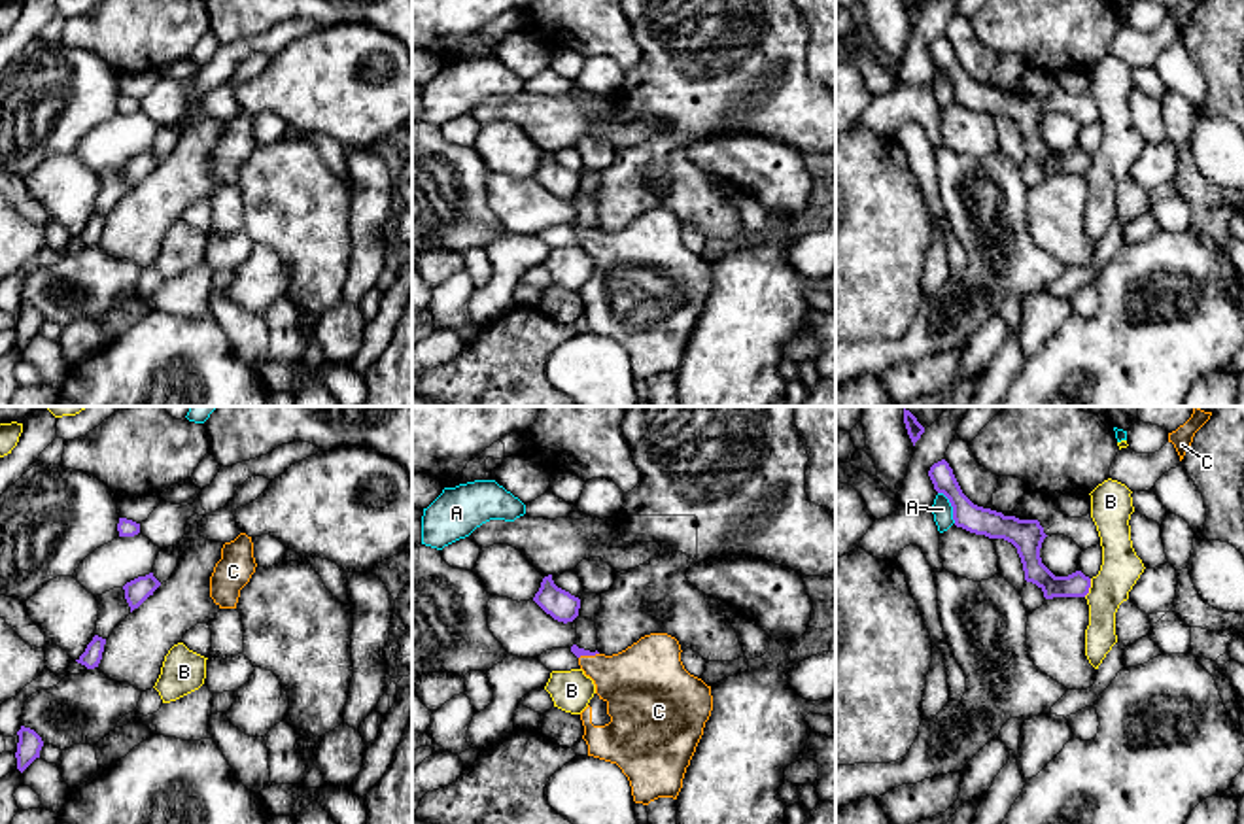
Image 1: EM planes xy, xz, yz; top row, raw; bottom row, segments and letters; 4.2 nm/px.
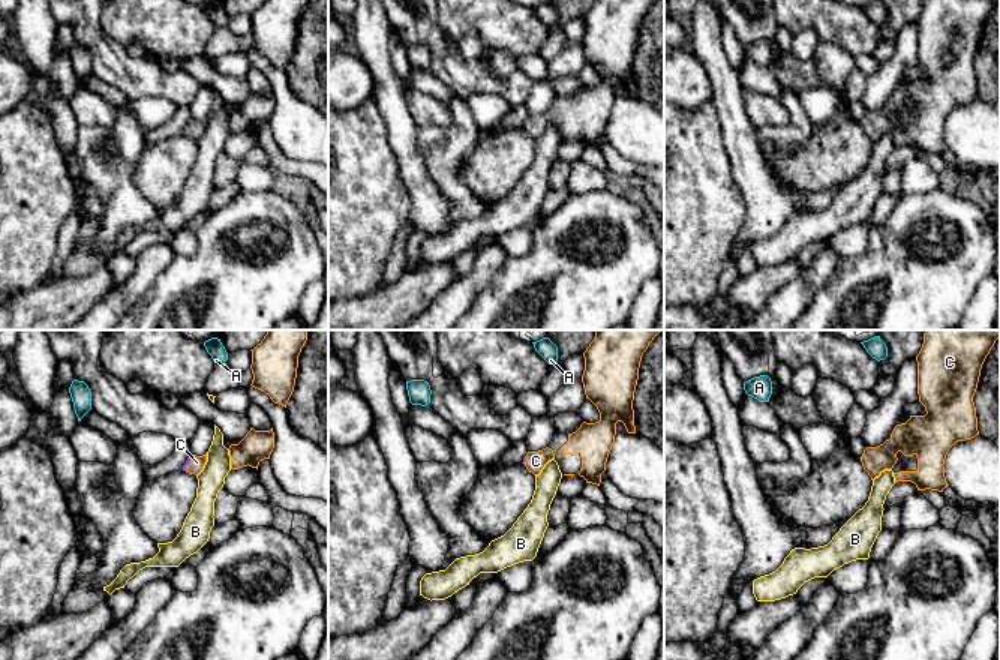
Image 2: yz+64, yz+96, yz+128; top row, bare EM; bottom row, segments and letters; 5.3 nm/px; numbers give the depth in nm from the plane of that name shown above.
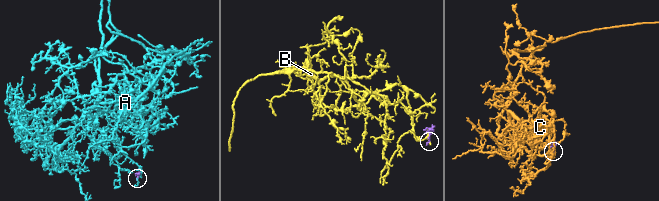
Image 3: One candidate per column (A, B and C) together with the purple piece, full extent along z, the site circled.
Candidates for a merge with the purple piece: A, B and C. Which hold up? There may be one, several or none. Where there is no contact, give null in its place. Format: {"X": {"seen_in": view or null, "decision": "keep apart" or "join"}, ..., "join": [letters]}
{"A": {"seen_in": "yz", "decision": "keep apart"}, "B": {"seen_in": "yz", "decision": "keep apart"}, "C": {"seen_in": "xz", "decision": "join"}, "join": ["C"]}

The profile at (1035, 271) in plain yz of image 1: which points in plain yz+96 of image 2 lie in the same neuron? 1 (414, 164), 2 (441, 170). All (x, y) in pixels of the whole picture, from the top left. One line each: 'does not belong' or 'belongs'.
1: does not belong
2: belongs

